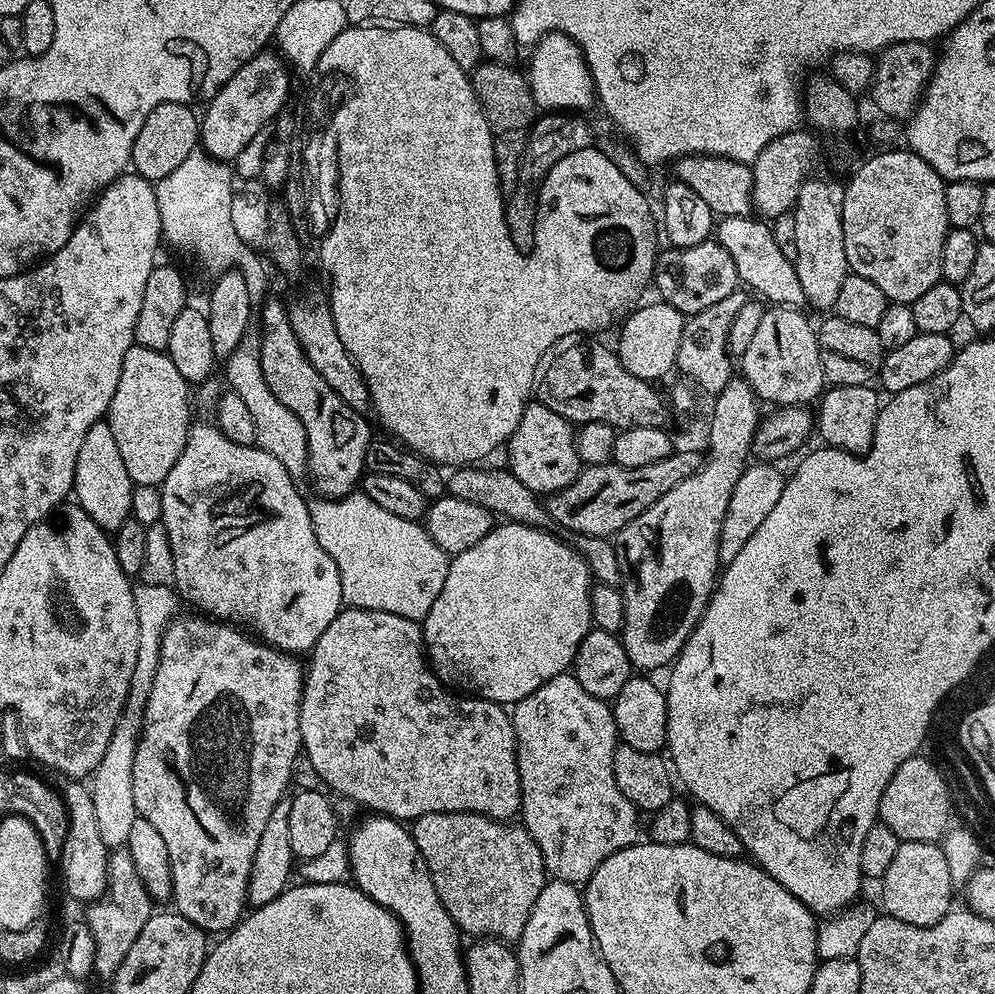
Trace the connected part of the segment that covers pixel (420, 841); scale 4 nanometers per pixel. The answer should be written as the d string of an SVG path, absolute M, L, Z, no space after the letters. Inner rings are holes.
M431 812L422 814L417 820L411 821L410 831L426 866L430 870L430 878L434 878L434 890L438 890L438 898L442 898L442 906L454 918L456 927L461 933L472 935L472 938L491 938L493 940L503 940L505 942L519 941L522 930L526 930L526 918L530 918L530 910L534 910L534 902L538 902L538 894L542 894L546 883L546 873L542 862L542 850L530 838L528 831L516 822L501 822L491 820L488 816L474 814L473 812Z

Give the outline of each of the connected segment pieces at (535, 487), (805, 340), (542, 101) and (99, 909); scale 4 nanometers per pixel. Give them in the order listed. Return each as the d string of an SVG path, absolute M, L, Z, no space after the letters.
M539 402L529 403L507 442L506 451L507 467L529 490L537 494L557 492L570 486L582 467L573 424L562 418L562 414L554 414L554 410Z
M769 307L762 314L762 323L746 354L738 357L739 371L740 368L744 371L742 378L765 405L808 406L825 391L826 364L822 359L818 332L802 313L800 308Z
M550 32L540 37L531 49L532 69L526 75L532 86L537 105L544 110L582 110L597 99L596 87L584 61L582 50L566 34Z
M116 850L108 857L108 888L98 900L87 905L86 923L94 938L93 973L98 977L110 978L122 964L122 958L134 946L138 934L142 934L142 926L154 911L152 895L146 890L138 869L134 866L134 858L126 850Z

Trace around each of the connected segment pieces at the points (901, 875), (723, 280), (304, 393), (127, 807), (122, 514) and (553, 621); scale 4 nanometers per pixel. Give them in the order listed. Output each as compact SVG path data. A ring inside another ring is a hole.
M905 840L898 846L898 851L894 853L890 867L886 869L886 874L878 884L880 900L884 903L883 911L910 926L922 926L923 928L934 926L947 912L953 911L952 880L954 881L954 869L946 862L946 854L939 843Z
M715 238L698 242L689 248L665 247L656 257L654 288L663 303L674 306L674 310L692 316L698 310L706 310L706 306L714 306L726 294L737 291L740 275L734 266L734 258Z
M263 301L264 309L259 309L258 322L264 327L264 336L260 341L260 365L262 374L266 378L266 384L282 402L282 406L290 406L294 414L302 422L308 439L308 467L307 479L312 479L316 487L315 495L329 500L341 499L353 491L352 488L361 483L365 475L364 459L370 443L368 436L368 424L365 417L356 412L330 386L326 378L310 366L310 362L304 356L304 347L298 342L294 330L290 326L288 309L285 301Z
M137 581L132 585L134 606L138 613L138 655L134 673L127 691L126 702L115 724L114 734L111 735L110 745L103 754L102 762L96 767L89 781L91 801L94 802L94 812L97 815L98 832L109 849L123 847L129 838L130 829L136 821L134 806L133 766L137 742L143 728L146 702L149 700L150 687L157 673L158 658L160 657L161 637L171 624L175 614L177 593L171 585L146 583Z
M106 422L90 426L86 430L86 438L78 449L78 462L74 466L74 482L72 492L75 503L96 525L105 532L115 533L132 515L133 482L130 474L126 474L126 462L122 462L122 454L118 451L118 441L114 439L114 430Z
M500 522L492 527L490 534L486 534L486 538L482 538L482 542L474 542L474 546L470 546L470 550L462 550L462 554L451 557L446 570L446 582L442 582L442 590L438 594L438 598L434 598L434 606L430 606L430 610L422 621L428 663L437 678L445 685L456 690L463 690L469 696L492 700L495 704L515 706L519 700L526 698L526 694L534 694L534 690L538 690L538 686L550 682L550 678L554 678L560 672L569 671L573 667L576 651L582 638L586 638L586 634L591 632L594 627L590 606L594 577L587 562L572 547L571 543L567 539L559 540L555 534L557 535L555 531L531 528L525 524Z

